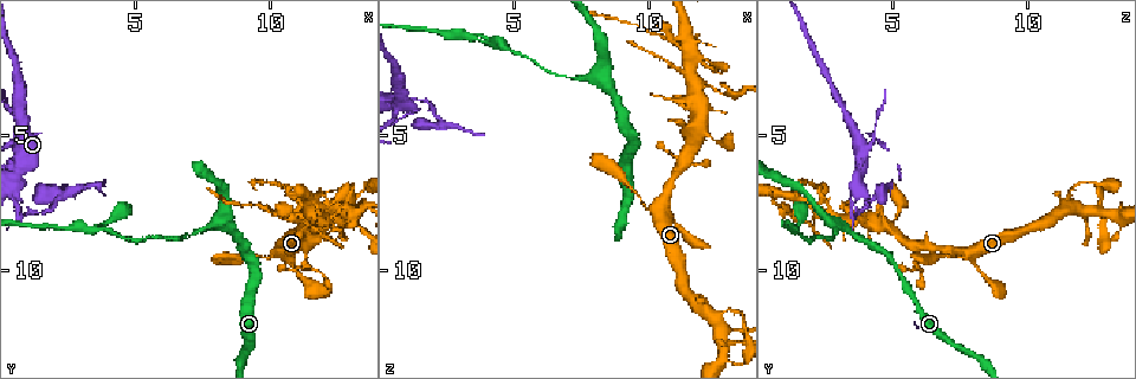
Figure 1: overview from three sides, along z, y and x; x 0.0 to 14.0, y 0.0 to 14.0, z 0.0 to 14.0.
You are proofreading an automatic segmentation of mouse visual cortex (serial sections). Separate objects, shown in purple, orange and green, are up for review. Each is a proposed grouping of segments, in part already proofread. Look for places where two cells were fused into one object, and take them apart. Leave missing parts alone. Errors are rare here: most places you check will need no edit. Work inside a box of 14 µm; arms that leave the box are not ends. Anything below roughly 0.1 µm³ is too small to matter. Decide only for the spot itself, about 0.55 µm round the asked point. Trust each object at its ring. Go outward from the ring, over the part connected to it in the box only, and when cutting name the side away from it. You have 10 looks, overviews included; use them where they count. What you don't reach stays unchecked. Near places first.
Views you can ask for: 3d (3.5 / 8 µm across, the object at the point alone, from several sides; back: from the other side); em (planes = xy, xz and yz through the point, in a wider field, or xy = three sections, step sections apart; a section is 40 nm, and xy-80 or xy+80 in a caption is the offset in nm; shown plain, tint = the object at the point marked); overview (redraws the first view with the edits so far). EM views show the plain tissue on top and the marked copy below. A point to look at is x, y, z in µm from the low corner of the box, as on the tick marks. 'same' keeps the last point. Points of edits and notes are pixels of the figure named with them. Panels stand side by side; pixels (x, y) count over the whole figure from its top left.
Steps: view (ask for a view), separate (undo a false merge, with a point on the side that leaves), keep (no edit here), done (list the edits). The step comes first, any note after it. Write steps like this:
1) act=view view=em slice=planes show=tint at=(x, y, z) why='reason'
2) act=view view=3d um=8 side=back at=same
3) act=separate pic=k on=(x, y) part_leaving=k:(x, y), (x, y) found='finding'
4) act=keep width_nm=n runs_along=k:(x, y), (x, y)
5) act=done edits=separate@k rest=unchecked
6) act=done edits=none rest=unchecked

act=view view=3d um=8 at=(11.7, 8.1, 3.1) why='sharp bend'

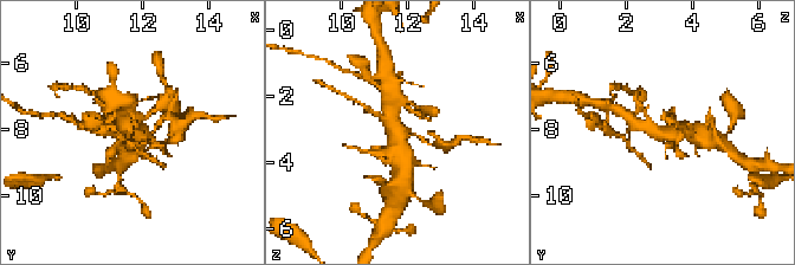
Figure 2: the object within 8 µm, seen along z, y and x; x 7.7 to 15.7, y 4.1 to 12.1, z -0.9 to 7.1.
act=view view=3d um=3.5 at=(11.7, 8.1, 3.0) why='zoom in'

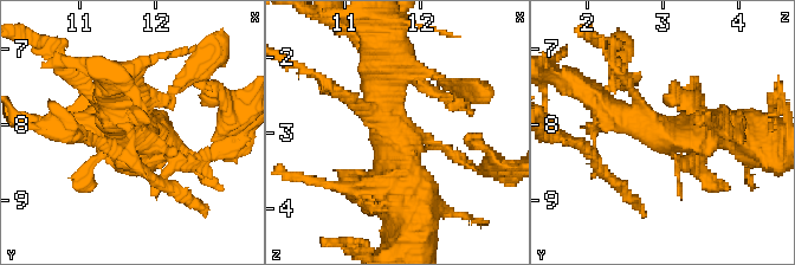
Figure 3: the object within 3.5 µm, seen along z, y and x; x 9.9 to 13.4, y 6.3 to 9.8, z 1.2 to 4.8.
act=view view=em slice=xy step=2 show=tint at=(11.70, 8.15, 3.10)

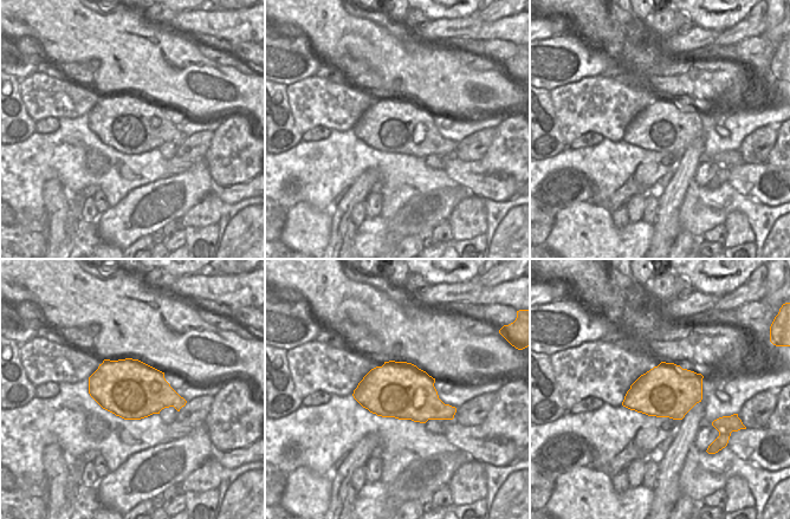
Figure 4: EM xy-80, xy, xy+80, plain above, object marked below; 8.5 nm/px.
act=keep runs_along=3:(414, 215), (381, 112), (381, 66) found='continuous, no second cell'

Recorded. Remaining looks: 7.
act=view view=3d um=8 at=(8.1, 8.3, 3.0) why='branch point'

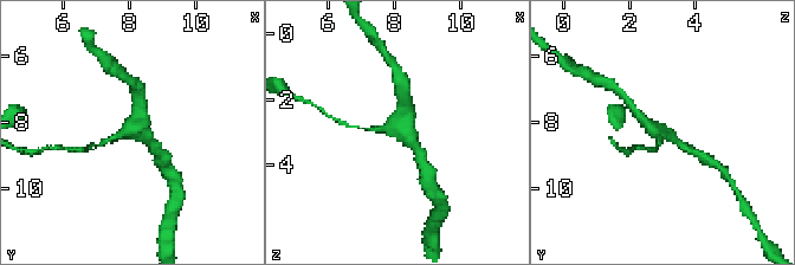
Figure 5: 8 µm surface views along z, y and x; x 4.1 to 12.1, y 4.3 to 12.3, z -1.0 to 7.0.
act=view view=em slice=xy step=3 show=tint at=(8.2, 8.3, 2.9)

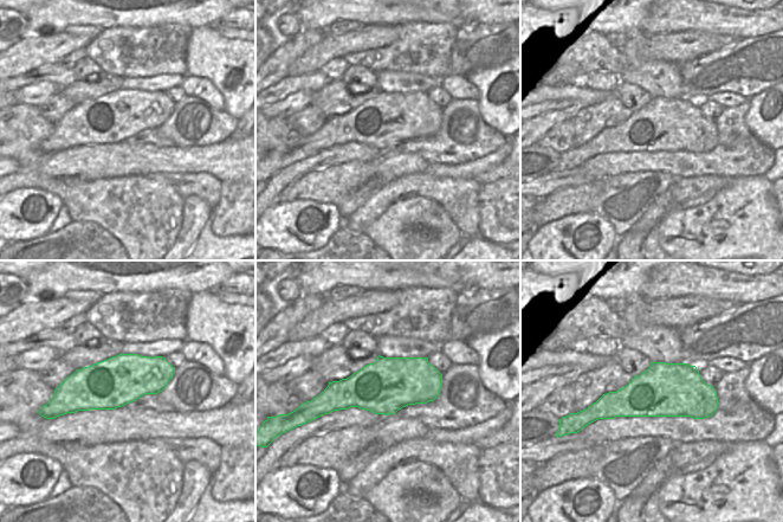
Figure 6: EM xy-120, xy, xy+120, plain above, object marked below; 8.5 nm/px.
act=keep runs_along=5:(418, 152), (395, 125), (368, 129) found='all the same cell'

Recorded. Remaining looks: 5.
act=view view=3d um=3.5 at=(3.6, 8.5, 1.4) why='three arms meet'

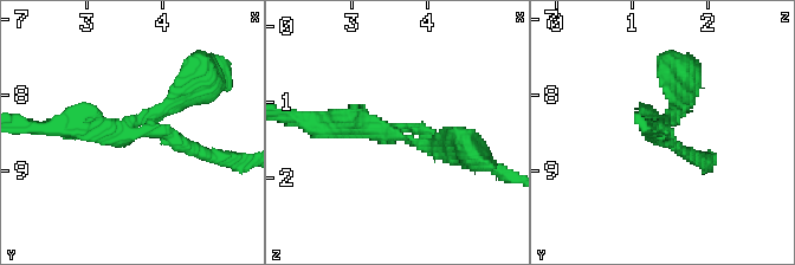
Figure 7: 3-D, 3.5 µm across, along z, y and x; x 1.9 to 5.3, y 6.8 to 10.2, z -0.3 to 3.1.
act=view view=em slice=xy step=1 show=tint at=(3.60, 8.50, 1.40) arms=3 arm_widths_nm=150,200,300

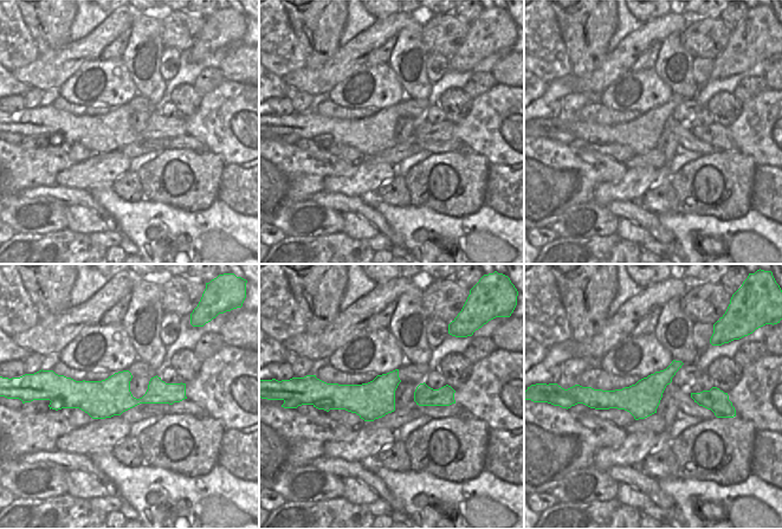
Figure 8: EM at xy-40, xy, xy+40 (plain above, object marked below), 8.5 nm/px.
act=keep runs_along=7:(460, 152), (420, 130), (315, 118) found='one cell here'

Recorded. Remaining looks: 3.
act=view view=3d um=8 at=(12.6, 7.5, 11.6) why='four-way junction'

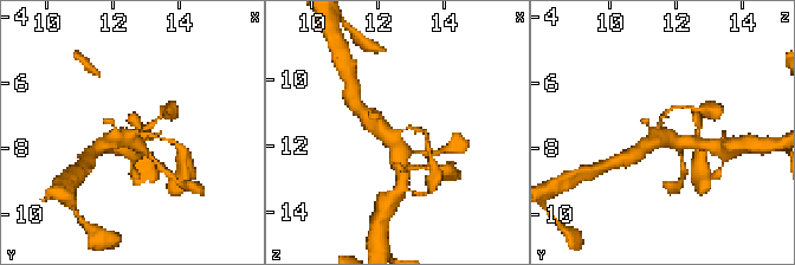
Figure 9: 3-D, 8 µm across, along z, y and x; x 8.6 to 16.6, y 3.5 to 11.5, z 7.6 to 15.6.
act=view view=em slice=xy step=2 show=tint at=(12.6, 7.6, 11.7) why='shape alone is not enough'

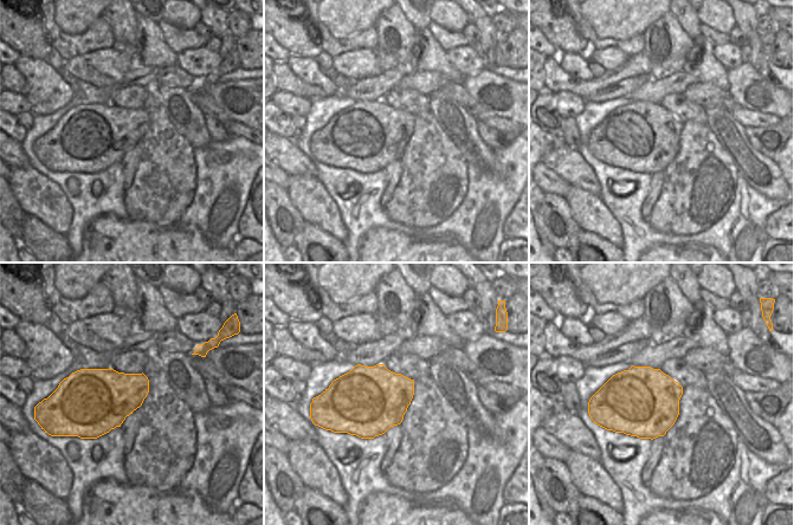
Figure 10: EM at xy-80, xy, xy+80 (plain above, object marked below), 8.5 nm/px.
act=keep runs_along=9:(366, 116), (395, 143), (405, 167) found='continuous, no second cell'

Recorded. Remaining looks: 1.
act=done edits=none rest=unchecked

